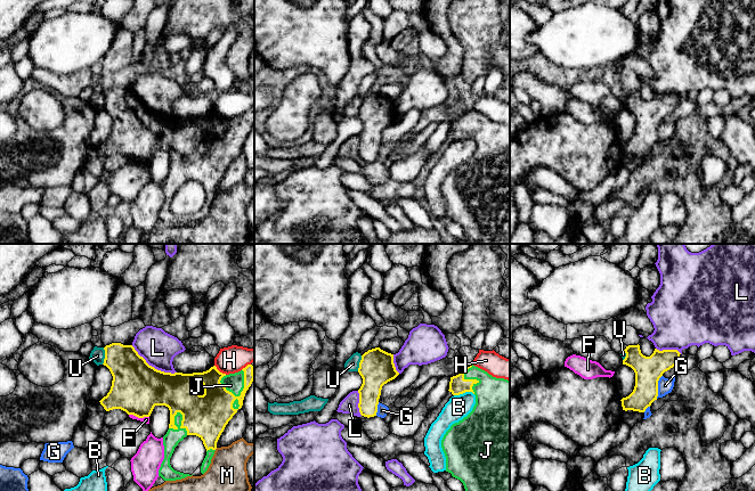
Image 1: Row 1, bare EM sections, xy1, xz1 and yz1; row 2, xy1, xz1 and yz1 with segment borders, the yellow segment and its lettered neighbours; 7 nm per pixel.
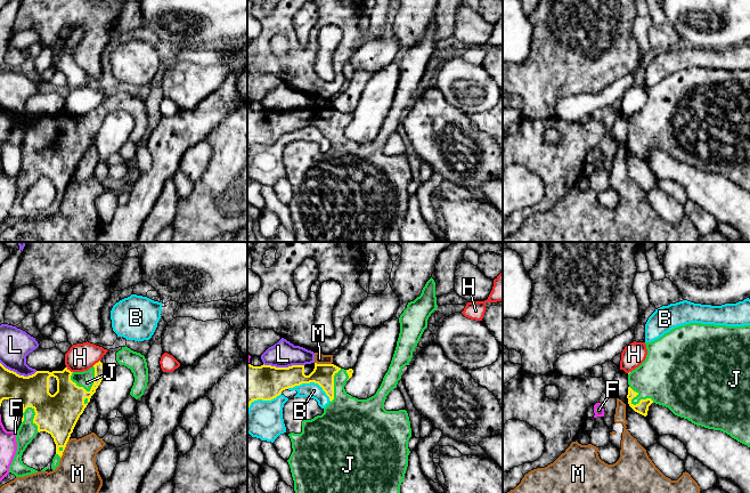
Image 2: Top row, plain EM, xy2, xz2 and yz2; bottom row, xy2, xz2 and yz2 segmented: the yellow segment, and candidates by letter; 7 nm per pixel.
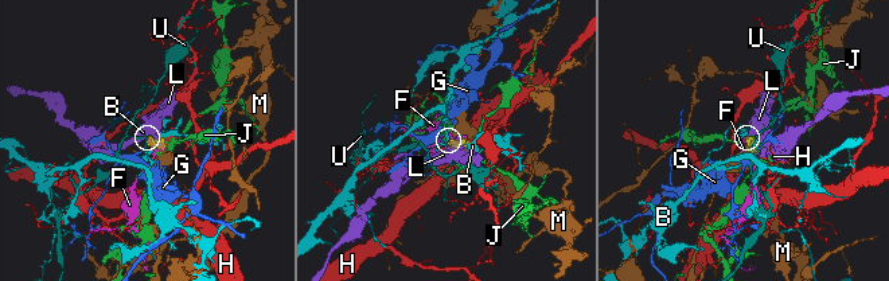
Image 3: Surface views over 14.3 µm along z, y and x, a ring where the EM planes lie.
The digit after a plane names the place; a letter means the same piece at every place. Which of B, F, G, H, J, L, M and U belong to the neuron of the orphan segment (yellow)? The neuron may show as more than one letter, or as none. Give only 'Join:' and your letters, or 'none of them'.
Join: J

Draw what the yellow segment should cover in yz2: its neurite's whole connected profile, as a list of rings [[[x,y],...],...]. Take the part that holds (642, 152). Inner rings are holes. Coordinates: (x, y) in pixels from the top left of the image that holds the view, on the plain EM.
[[[690,67],[675,72],[645,89],[645,105],[628,119],[627,143],[635,156],[646,161],[649,151],[655,147],[696,170],[726,177],[750,192],[750,70]]]

